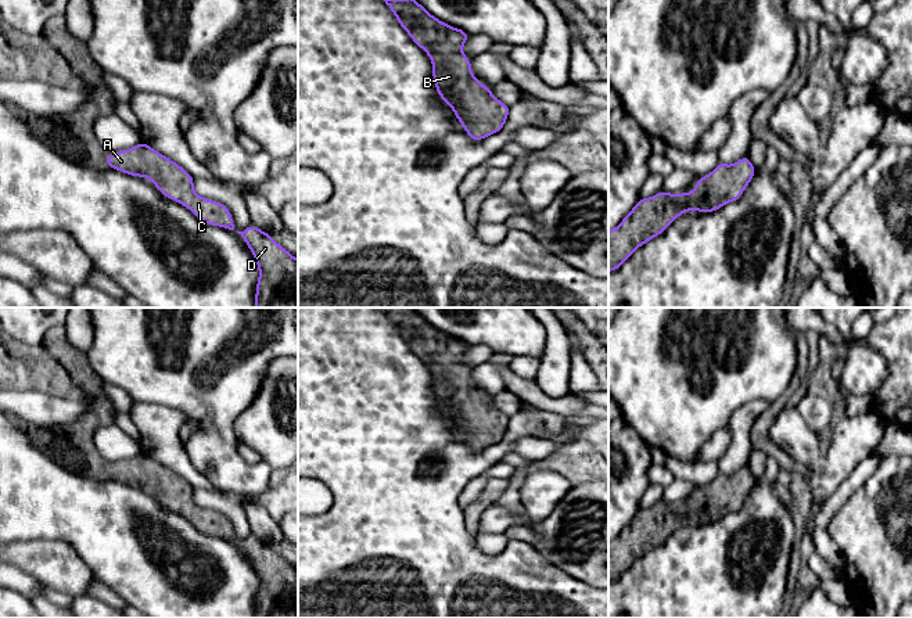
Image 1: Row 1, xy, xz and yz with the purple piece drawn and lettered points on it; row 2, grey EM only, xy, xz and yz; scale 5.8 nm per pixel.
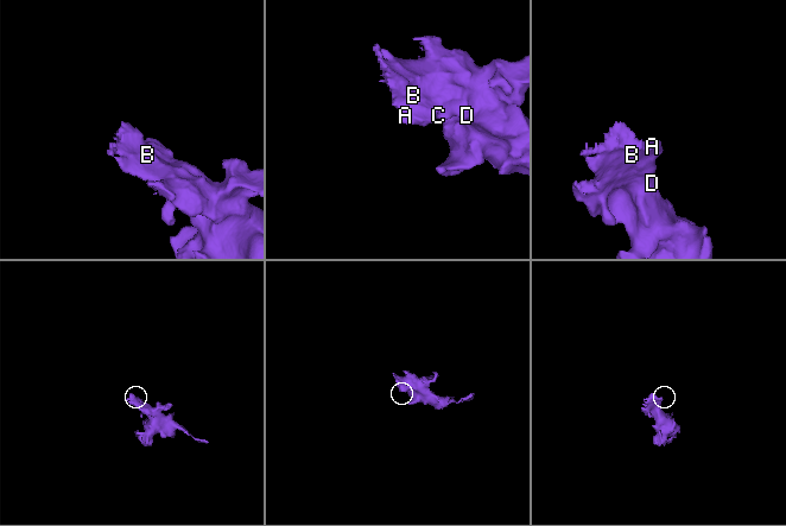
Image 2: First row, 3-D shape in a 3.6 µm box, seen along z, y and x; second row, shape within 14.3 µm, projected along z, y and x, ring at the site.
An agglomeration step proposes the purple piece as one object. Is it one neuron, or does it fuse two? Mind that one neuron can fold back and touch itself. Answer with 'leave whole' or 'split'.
leave whole

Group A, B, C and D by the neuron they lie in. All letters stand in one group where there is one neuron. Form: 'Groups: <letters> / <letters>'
Groups: A B C D

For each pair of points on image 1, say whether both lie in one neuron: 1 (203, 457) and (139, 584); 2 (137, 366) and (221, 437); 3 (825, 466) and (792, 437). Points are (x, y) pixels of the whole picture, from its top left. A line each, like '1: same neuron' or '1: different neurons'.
1: different neurons
2: same neuron
3: same neuron

